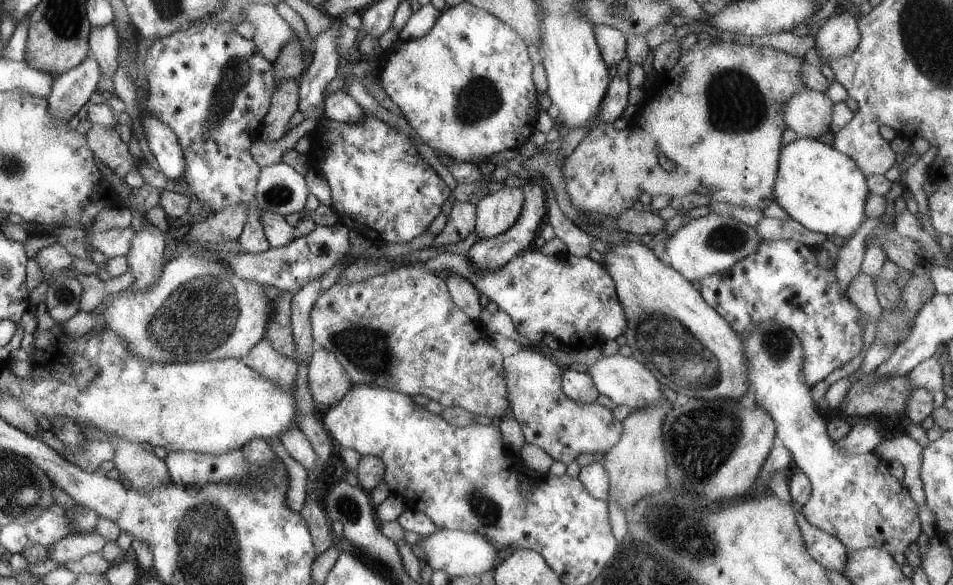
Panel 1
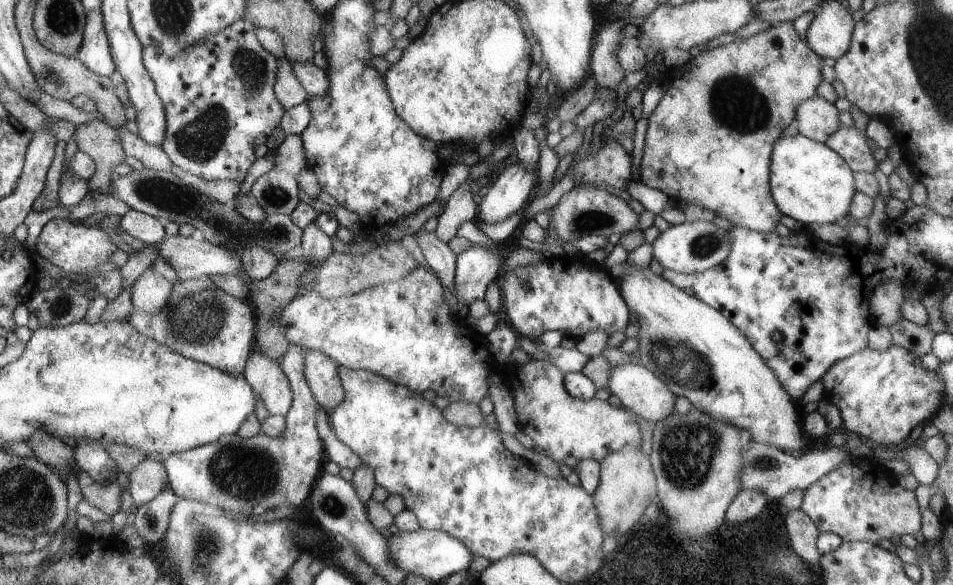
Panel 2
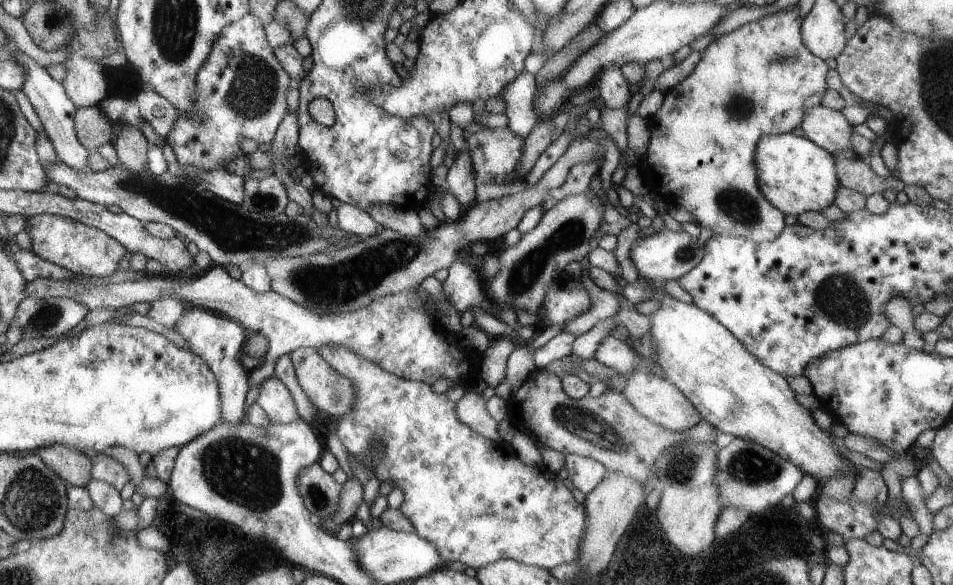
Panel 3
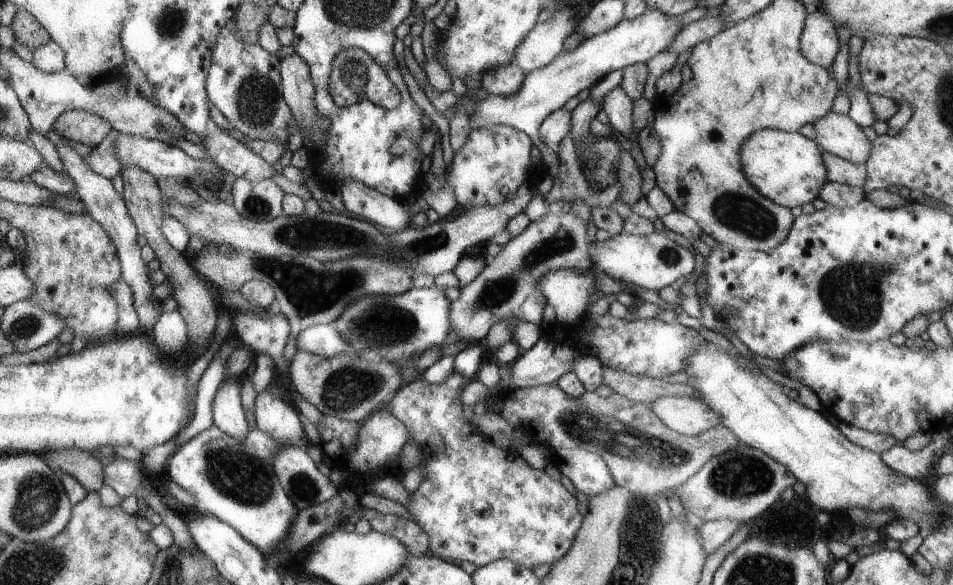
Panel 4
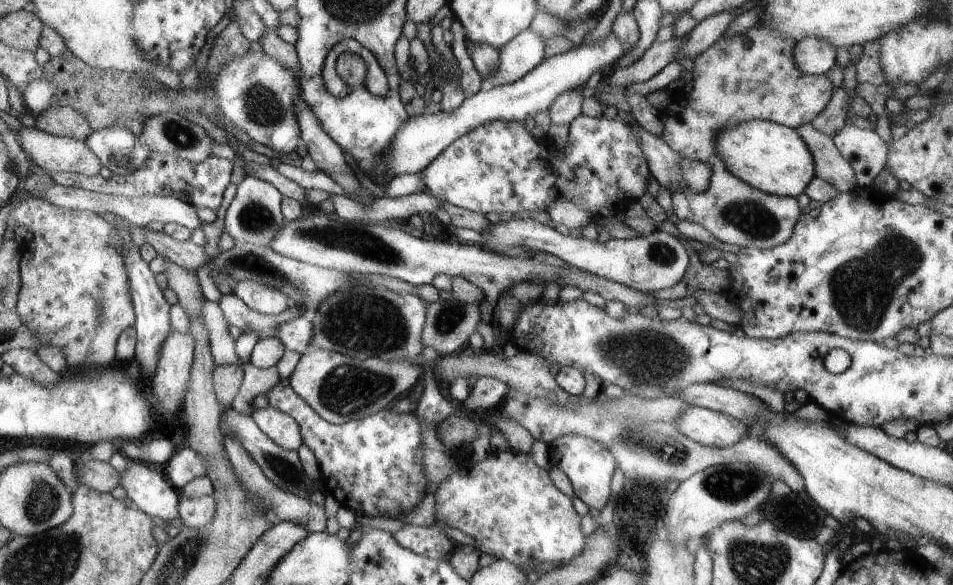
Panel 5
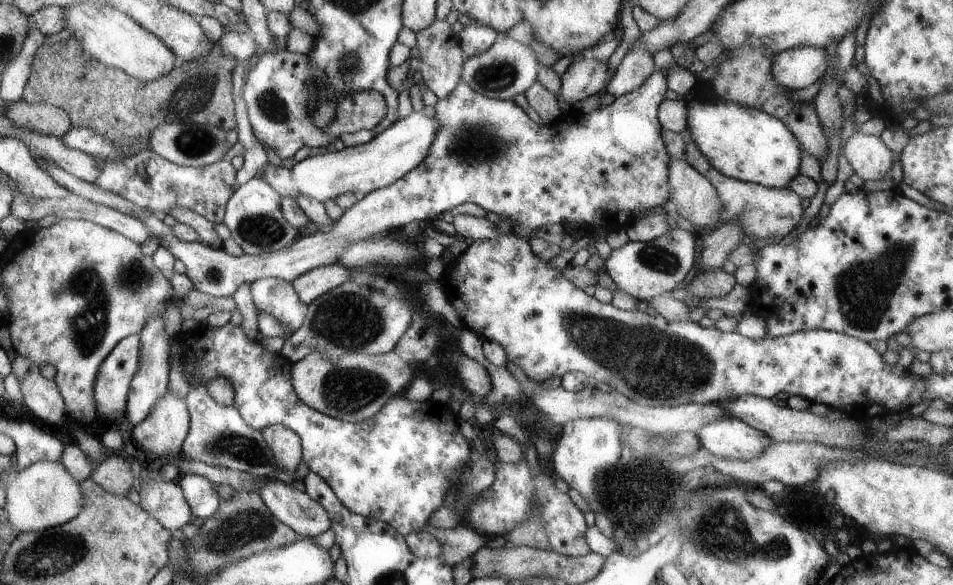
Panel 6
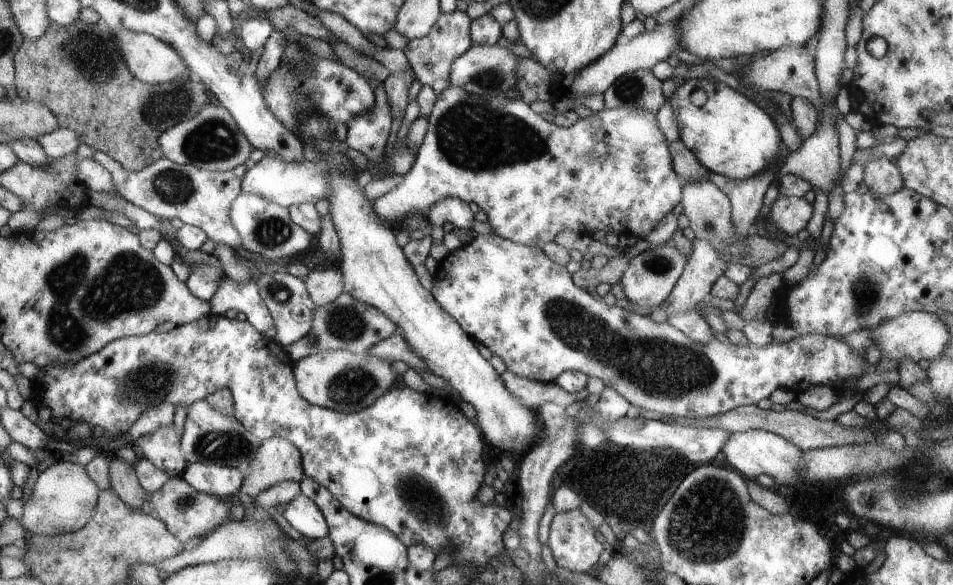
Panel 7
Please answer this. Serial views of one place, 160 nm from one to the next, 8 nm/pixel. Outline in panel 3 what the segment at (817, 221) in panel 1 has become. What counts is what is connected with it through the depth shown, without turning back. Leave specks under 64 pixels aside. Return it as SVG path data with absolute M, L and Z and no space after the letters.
M792 133L764 135L758 141L755 150L755 171L759 189L764 198L785 215L796 214L798 216L803 212L810 212L810 210L819 212L820 209L833 204L835 192L840 187L835 159L835 156L806 137L799 137Z

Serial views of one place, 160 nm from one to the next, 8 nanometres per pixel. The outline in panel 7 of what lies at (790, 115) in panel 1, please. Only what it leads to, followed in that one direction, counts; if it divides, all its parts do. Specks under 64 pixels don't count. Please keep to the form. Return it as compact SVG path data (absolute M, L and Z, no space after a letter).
M887 158L874 159L864 166L864 184L875 195L886 196L904 187L900 169Z

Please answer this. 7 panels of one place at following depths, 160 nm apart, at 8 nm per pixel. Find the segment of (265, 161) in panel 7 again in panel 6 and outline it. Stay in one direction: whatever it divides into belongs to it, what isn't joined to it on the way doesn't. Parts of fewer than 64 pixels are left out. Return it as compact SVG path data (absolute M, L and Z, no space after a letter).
M413 111L408 117L396 121L366 144L345 146L340 151L309 157L297 162L290 169L268 162L260 168L261 177L281 198L295 199L297 196L306 195L324 203L346 193L367 195L395 183L416 168L428 154L438 127L439 123L435 118L425 116L422 111Z

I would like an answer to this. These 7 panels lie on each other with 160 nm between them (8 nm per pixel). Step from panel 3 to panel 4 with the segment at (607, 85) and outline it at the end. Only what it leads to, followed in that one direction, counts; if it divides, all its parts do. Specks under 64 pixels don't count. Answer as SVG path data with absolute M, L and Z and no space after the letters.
M618 86L605 96L602 108L617 133L628 140L636 136L632 121L632 105L633 100Z

